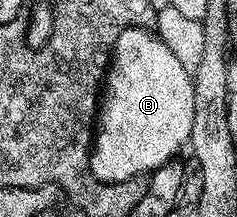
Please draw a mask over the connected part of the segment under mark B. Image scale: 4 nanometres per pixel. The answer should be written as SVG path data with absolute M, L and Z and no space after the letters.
M145 28L125 30L113 48L112 62L103 82L103 97L99 102L99 113L95 118L95 133L91 138L89 173L101 182L122 182L136 178L170 161L173 142L169 139L172 126L186 125L193 112L193 83L190 75L171 56L171 48L163 44L156 33Z

